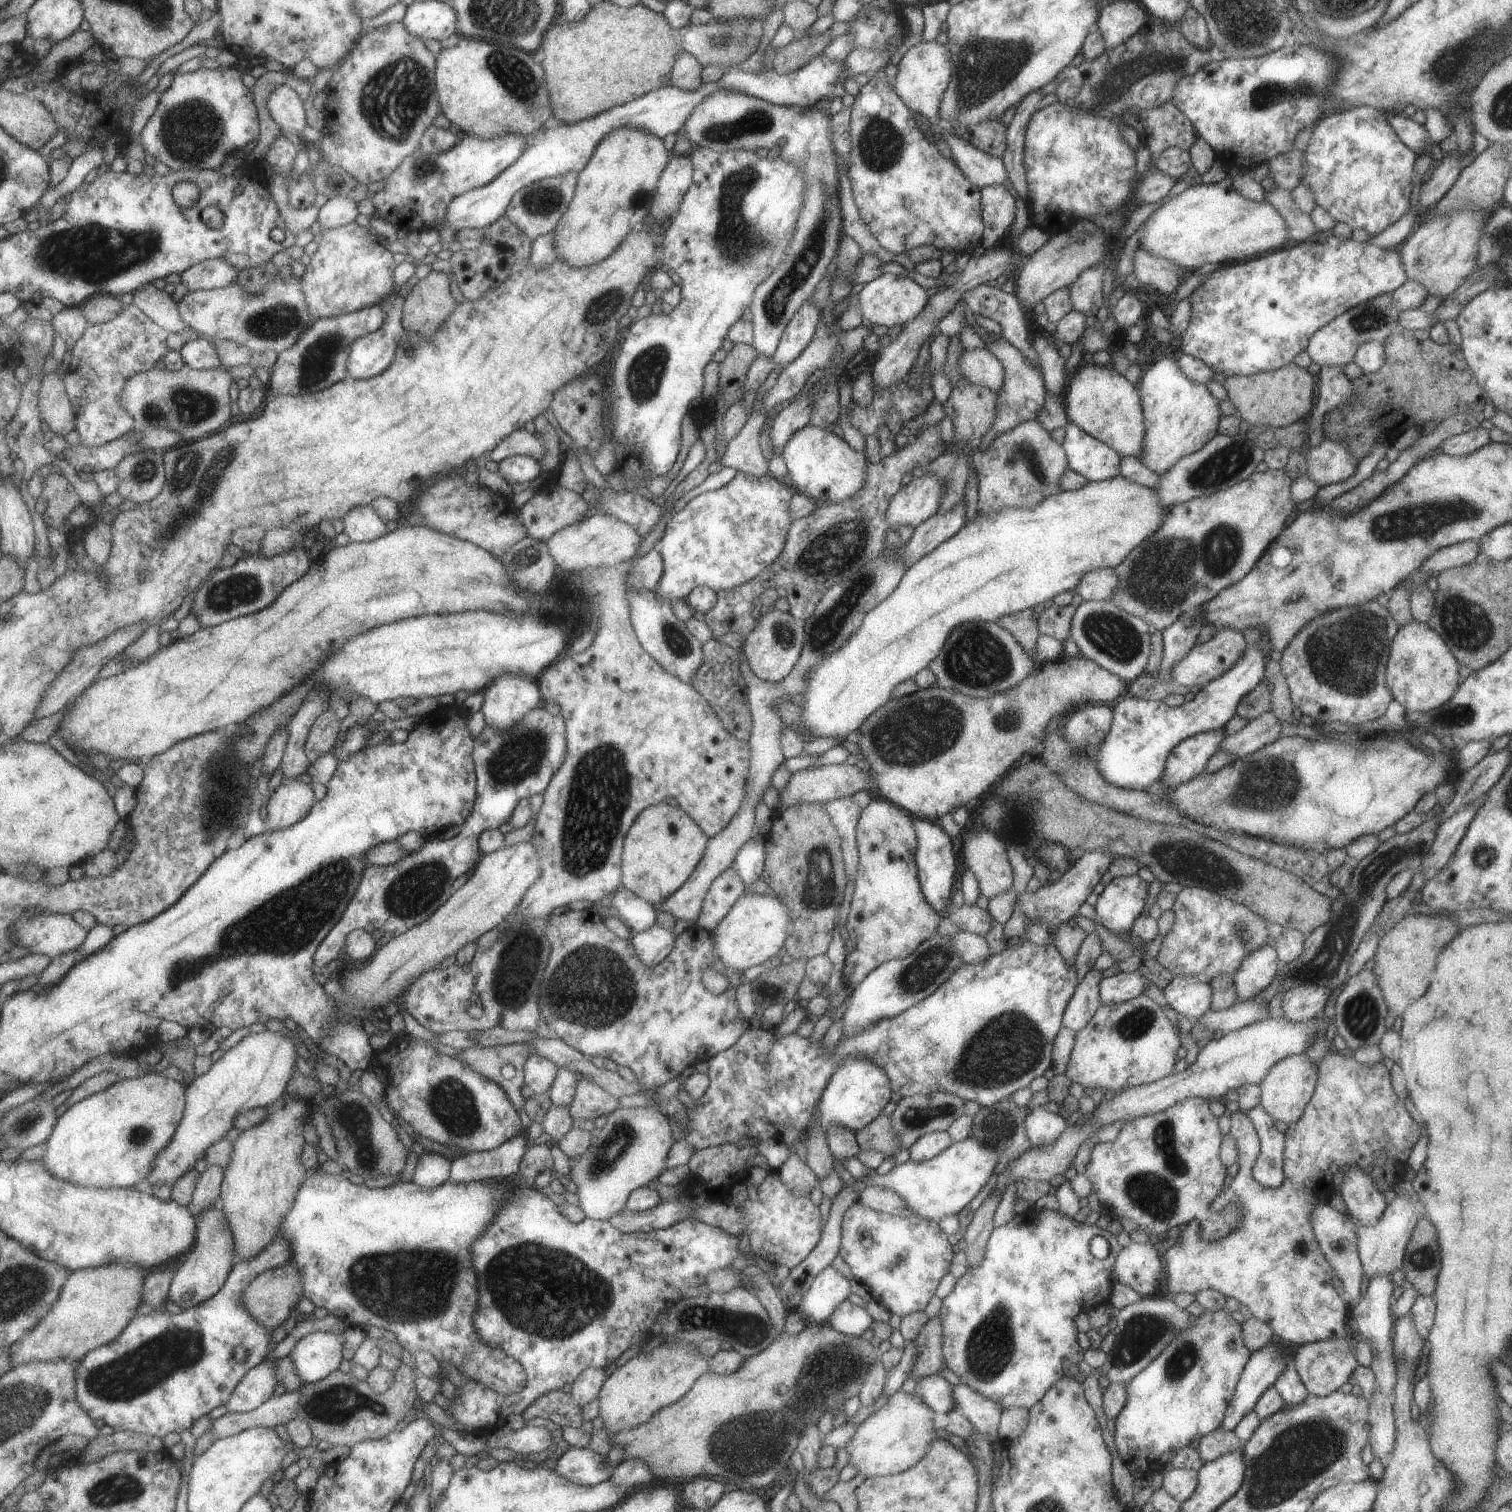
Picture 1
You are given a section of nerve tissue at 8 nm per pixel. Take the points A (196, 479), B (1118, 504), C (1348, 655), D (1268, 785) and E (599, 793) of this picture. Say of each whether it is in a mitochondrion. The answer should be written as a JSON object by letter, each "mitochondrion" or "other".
{"A":"mitochondrion","B":"other","C":"mitochondrion","D":"mitochondrion","E":"mitochondrion"}

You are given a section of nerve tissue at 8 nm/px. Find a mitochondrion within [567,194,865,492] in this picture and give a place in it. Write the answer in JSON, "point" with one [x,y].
{"point":[645,376]}

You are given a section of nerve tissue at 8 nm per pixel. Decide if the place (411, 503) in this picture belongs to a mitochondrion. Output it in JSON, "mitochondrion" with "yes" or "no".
{"mitochondrion":"no"}

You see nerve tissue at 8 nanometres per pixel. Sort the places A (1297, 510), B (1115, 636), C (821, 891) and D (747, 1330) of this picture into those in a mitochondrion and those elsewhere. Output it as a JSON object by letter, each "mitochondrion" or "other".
{"A":"other","B":"mitochondrion","C":"mitochondrion","D":"mitochondrion"}

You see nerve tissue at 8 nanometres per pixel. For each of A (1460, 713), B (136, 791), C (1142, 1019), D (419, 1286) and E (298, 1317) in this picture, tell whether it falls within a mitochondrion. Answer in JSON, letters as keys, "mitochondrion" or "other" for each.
{"A":"mitochondrion","B":"other","C":"mitochondrion","D":"mitochondrion","E":"other"}

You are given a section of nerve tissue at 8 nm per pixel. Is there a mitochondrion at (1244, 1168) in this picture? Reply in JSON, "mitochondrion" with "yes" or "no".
{"mitochondrion":"no"}

